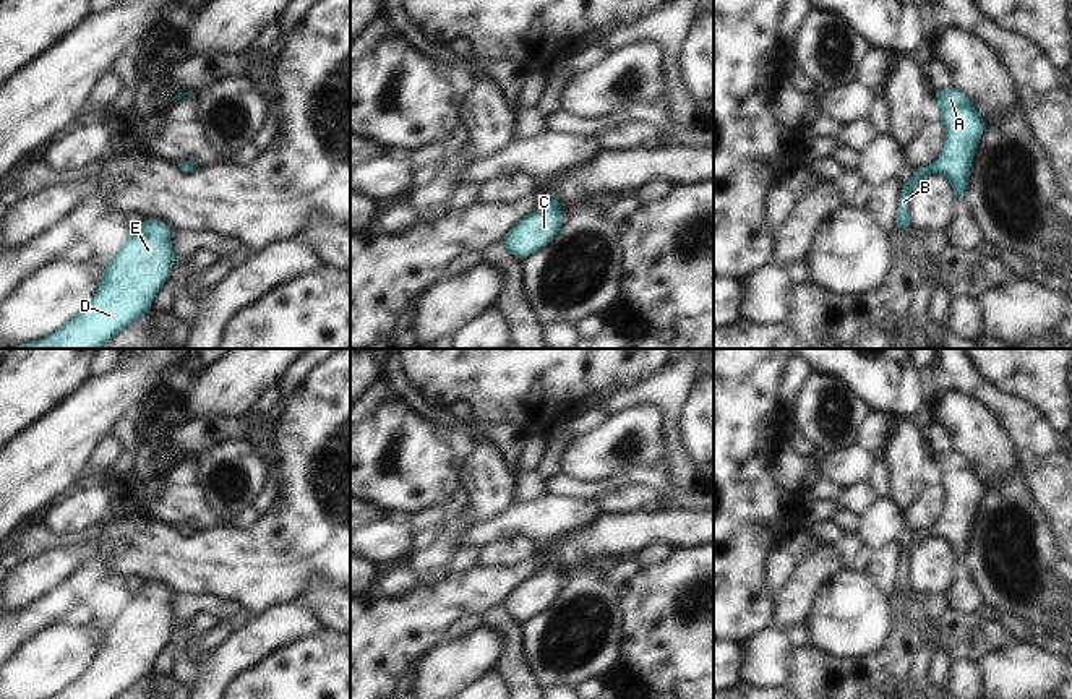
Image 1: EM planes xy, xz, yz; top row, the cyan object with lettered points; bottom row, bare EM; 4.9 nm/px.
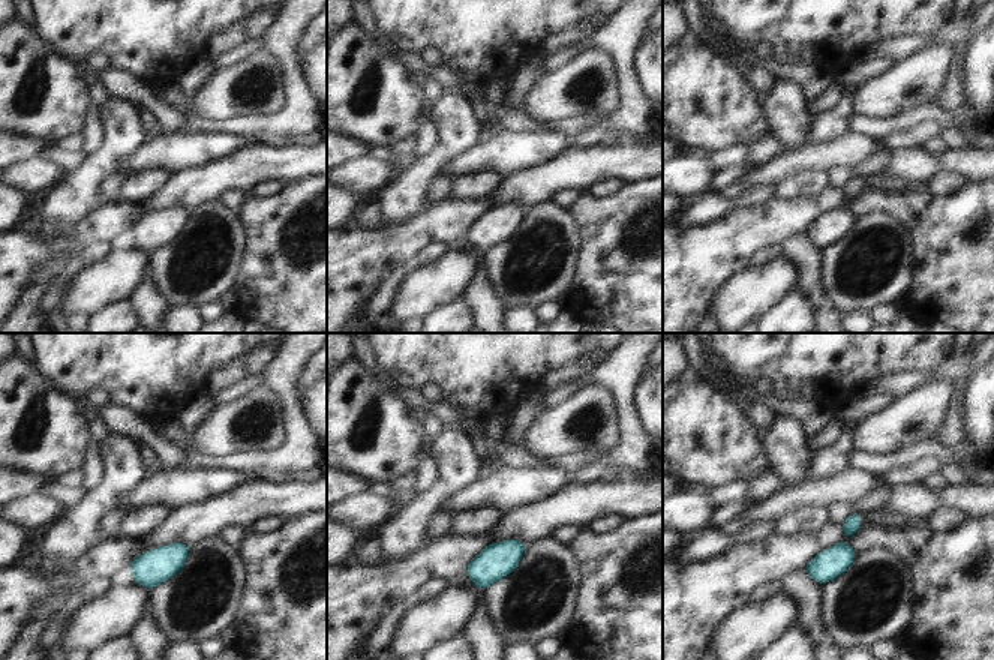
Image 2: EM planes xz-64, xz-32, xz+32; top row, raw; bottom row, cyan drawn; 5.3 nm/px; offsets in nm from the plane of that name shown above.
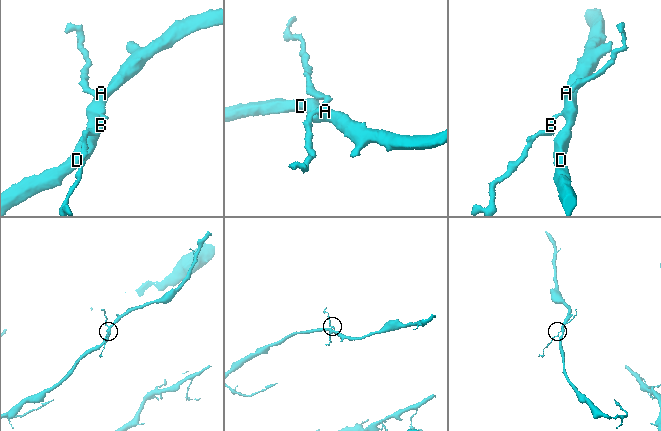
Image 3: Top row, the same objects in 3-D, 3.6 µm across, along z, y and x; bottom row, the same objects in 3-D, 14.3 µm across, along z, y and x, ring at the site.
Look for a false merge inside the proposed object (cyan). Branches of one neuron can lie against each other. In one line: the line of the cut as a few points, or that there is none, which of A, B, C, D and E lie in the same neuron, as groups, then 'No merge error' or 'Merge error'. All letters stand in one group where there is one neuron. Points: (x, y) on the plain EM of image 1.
No split. Groups: A B C D E. No merge error.

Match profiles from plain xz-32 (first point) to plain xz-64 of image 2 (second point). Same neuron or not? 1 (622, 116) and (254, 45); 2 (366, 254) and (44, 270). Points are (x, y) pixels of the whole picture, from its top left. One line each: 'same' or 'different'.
1: different
2: different

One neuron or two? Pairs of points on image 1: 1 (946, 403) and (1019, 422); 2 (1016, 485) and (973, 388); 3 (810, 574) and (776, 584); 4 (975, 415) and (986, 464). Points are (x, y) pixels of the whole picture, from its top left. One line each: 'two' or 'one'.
1: two
2: two
3: two
4: one

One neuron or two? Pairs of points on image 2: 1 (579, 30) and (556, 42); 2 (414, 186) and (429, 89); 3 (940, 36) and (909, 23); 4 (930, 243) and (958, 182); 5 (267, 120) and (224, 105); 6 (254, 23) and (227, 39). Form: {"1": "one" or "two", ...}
{"1": "one", "2": "two", "3": "two", "4": "two", "5": "two", "6": "one"}

